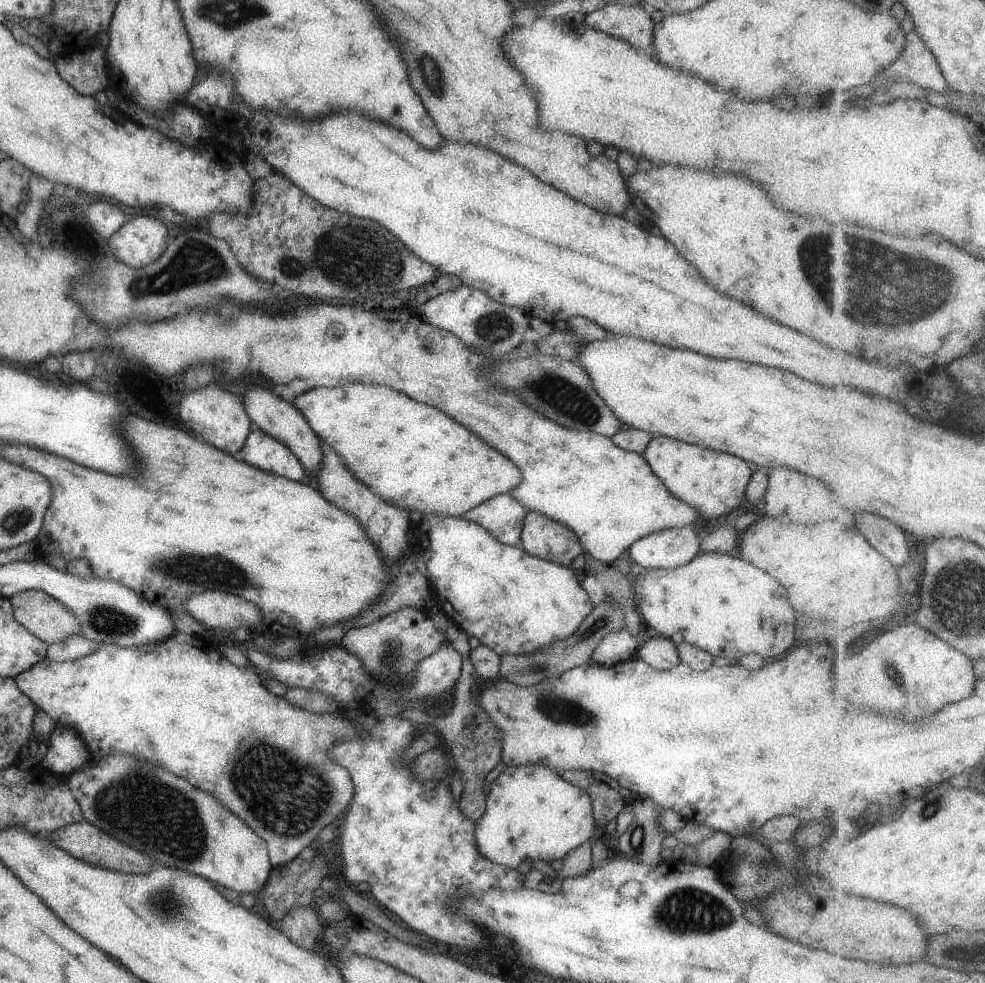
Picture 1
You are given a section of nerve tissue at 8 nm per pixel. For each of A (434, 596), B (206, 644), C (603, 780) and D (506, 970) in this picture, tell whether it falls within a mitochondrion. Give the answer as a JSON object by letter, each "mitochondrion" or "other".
{"A":"other","B":"other","C":"other","D":"other"}

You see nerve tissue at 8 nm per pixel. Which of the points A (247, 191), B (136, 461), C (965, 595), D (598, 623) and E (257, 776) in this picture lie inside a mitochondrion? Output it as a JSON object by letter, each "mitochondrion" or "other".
{"A":"other","B":"other","C":"mitochondrion","D":"mitochondrion","E":"mitochondrion"}

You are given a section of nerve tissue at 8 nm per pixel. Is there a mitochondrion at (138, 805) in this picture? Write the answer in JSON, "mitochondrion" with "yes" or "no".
{"mitochondrion":"yes"}

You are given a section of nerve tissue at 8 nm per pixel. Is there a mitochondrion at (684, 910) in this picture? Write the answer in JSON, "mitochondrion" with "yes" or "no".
{"mitochondrion":"yes"}

